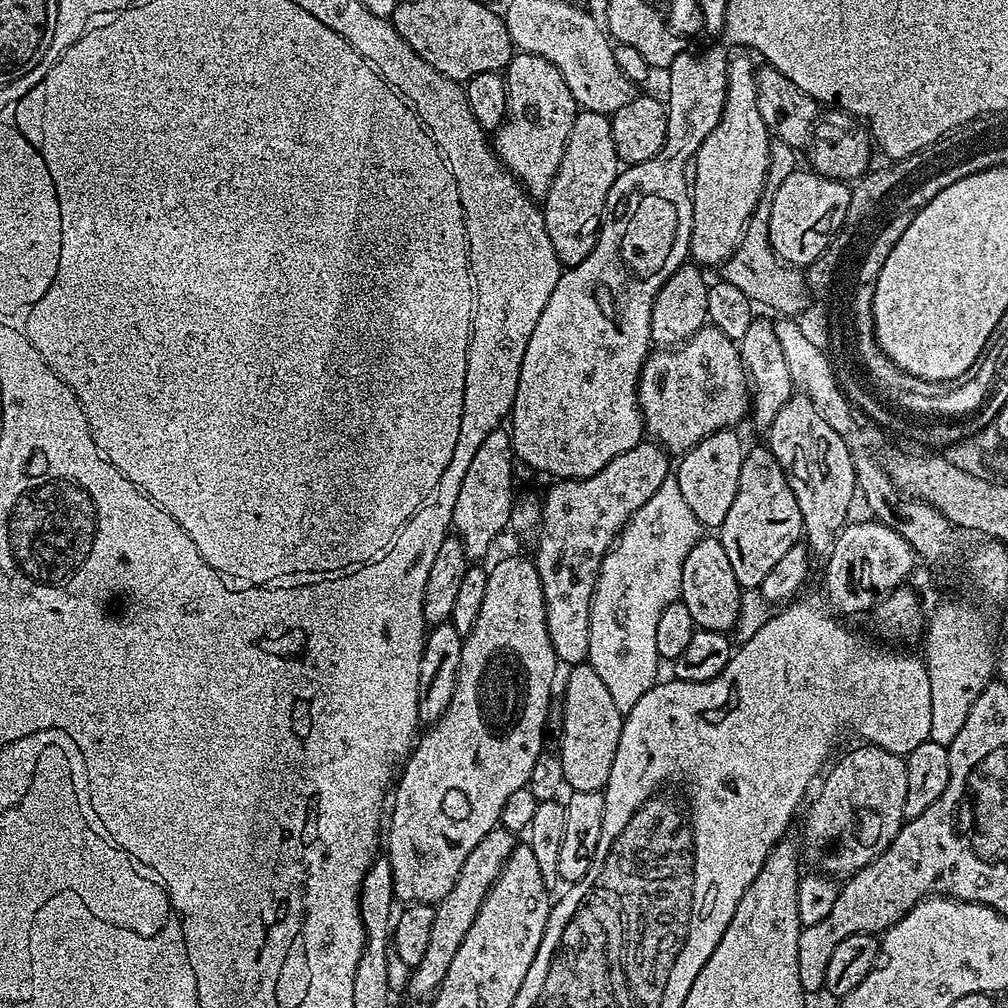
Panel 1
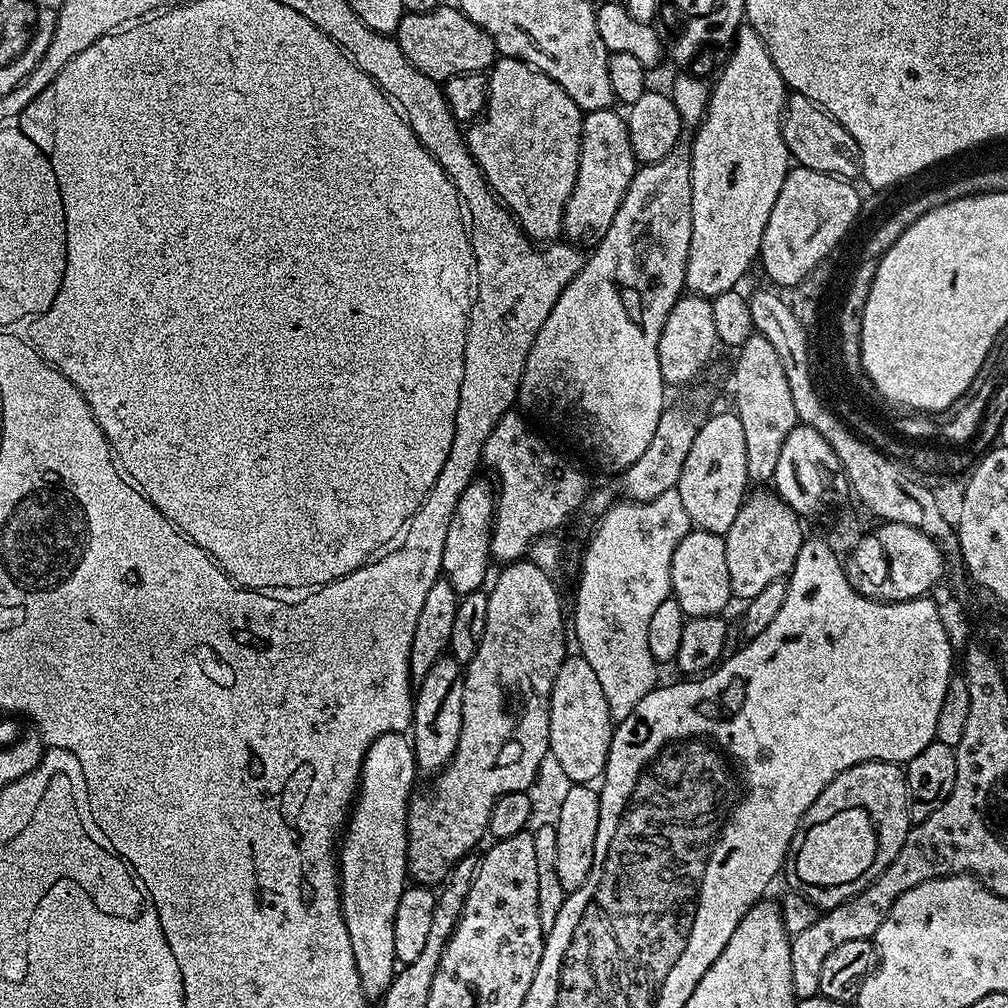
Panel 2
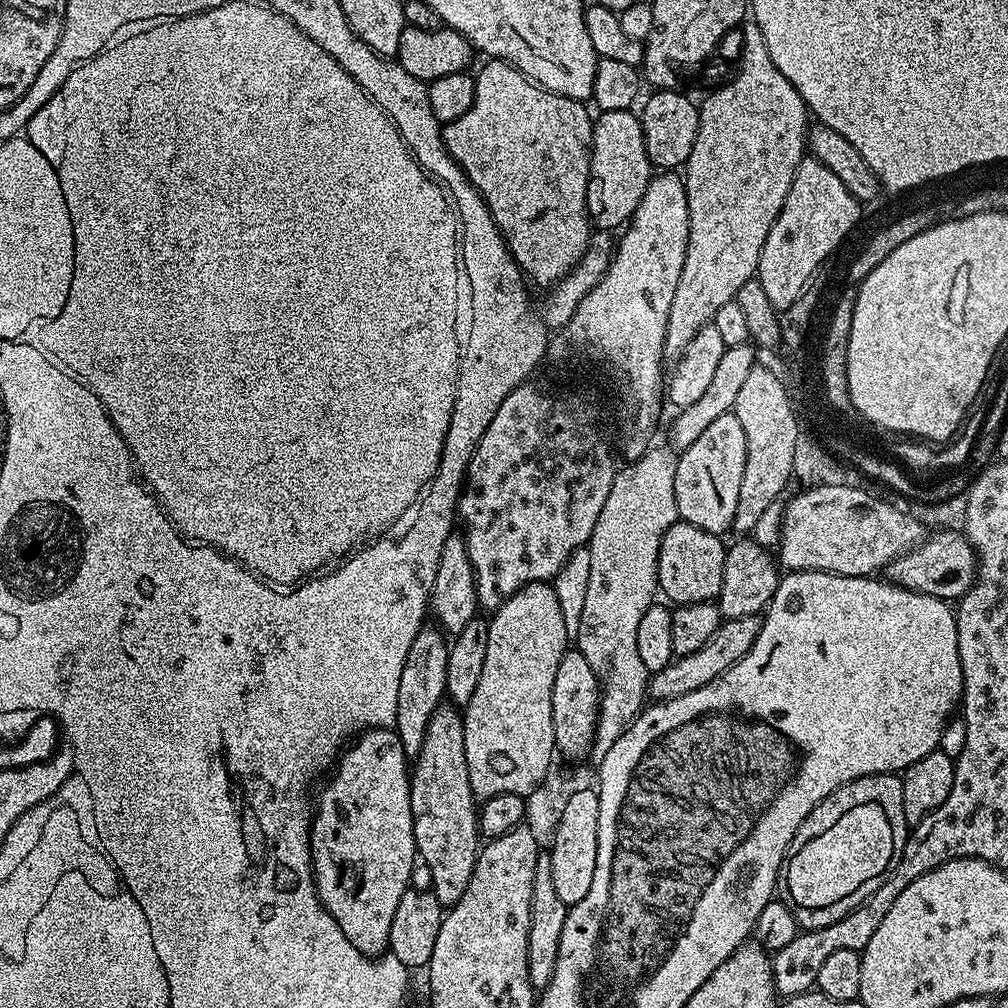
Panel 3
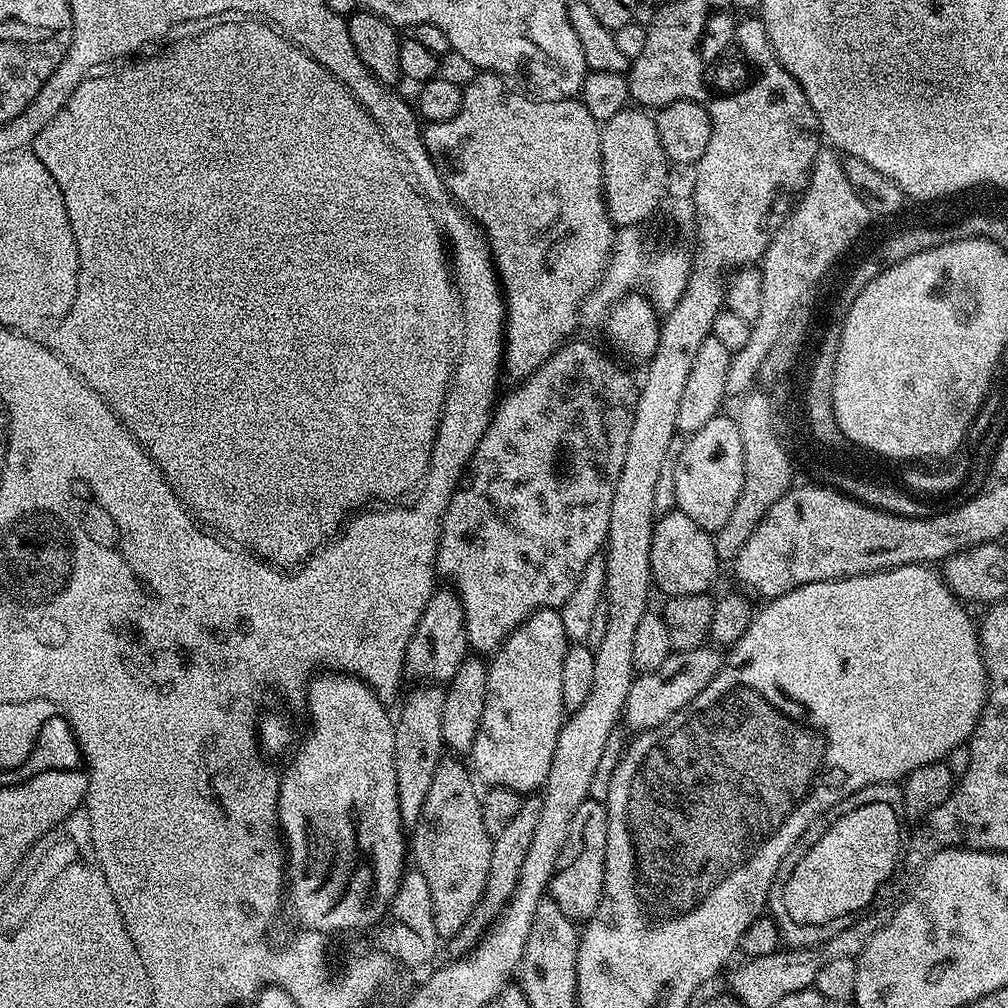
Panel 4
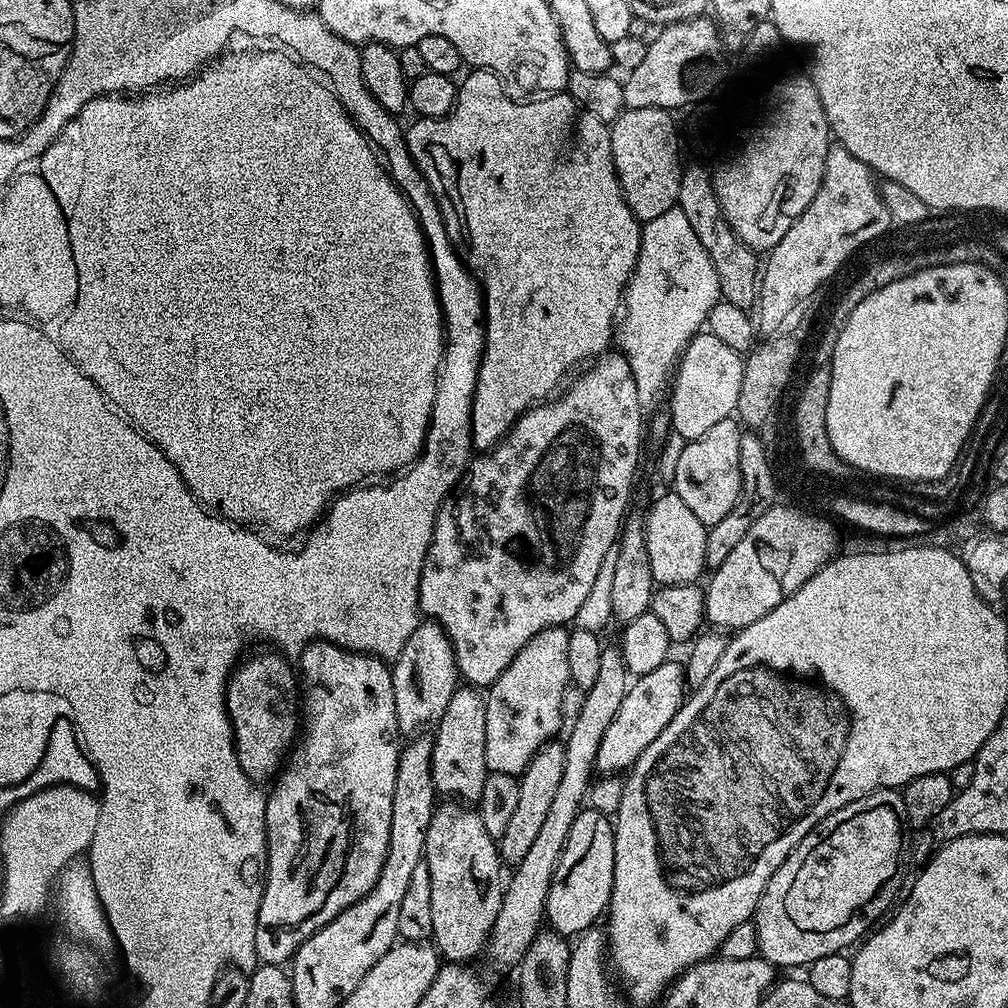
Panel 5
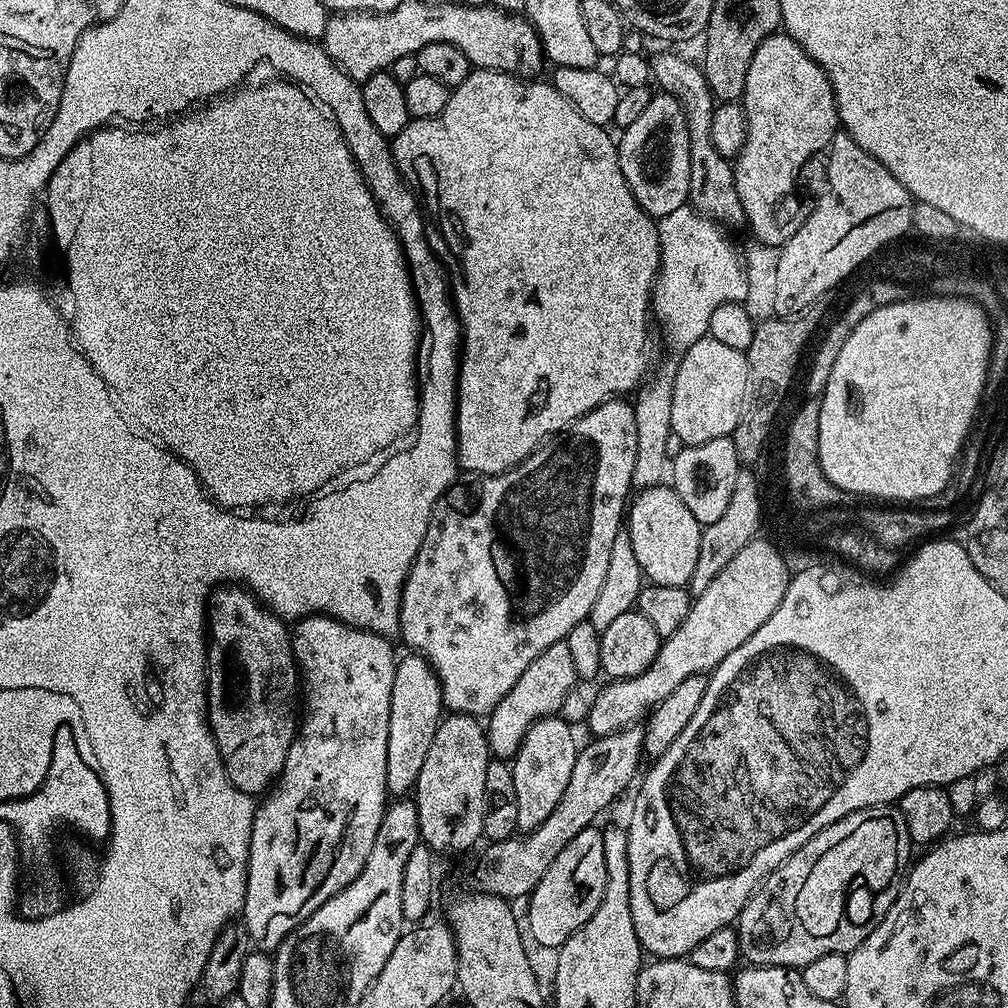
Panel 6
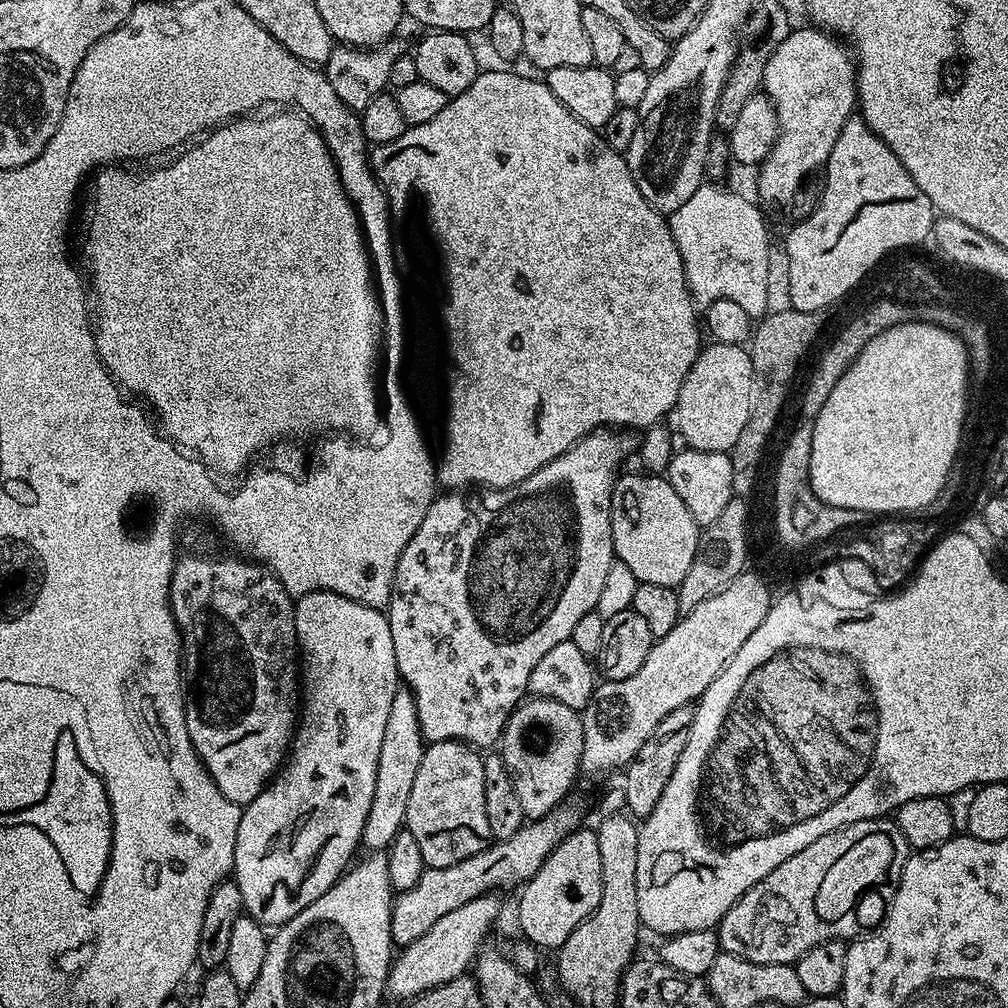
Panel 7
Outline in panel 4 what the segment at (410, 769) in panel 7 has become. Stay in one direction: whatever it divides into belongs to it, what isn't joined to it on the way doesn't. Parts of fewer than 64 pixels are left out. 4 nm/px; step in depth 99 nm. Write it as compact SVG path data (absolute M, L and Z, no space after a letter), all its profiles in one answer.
M437 587L426 602L422 618L418 618L418 626L408 643L404 659L407 675L417 676L420 682L447 682L454 678L458 666L462 666L469 655L470 645L460 597L451 587Z

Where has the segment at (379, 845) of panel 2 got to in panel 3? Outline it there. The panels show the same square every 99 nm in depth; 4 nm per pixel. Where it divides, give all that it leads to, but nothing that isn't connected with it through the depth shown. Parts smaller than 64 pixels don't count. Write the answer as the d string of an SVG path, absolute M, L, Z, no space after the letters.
M392 728L365 730L343 749L342 755L337 759L334 771L331 773L332 781L321 790L320 797L317 800L315 797L314 811L310 816L312 875L316 878L316 897L320 899L324 909L332 915L334 922L338 922L342 934L346 934L346 938L350 938L352 947L359 950L364 956L379 958L388 952L390 922L394 922L394 913L398 911L398 902L402 902L402 894L406 894L406 890L413 883L412 863L417 863L418 853L414 842L414 822L411 820L411 782L409 775L410 758L402 750L402 742L398 738L396 731Z

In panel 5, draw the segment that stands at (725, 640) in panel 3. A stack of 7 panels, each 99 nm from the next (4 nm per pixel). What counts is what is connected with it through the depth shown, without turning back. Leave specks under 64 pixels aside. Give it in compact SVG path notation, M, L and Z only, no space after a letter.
M669 658L662 666L658 666L658 670L650 670L650 674L635 677L628 685L626 698L622 698L622 706L618 706L618 714L614 714L614 722L610 722L610 726L606 726L606 734L602 734L602 746L598 746L596 755L596 772L620 774L631 768L632 763L642 754L642 750L646 750L646 746L650 746L650 742L654 742L654 738L658 738L658 734L662 734L662 730L670 726L674 714L678 714L685 699L684 666L679 659L676 661L675 658Z

